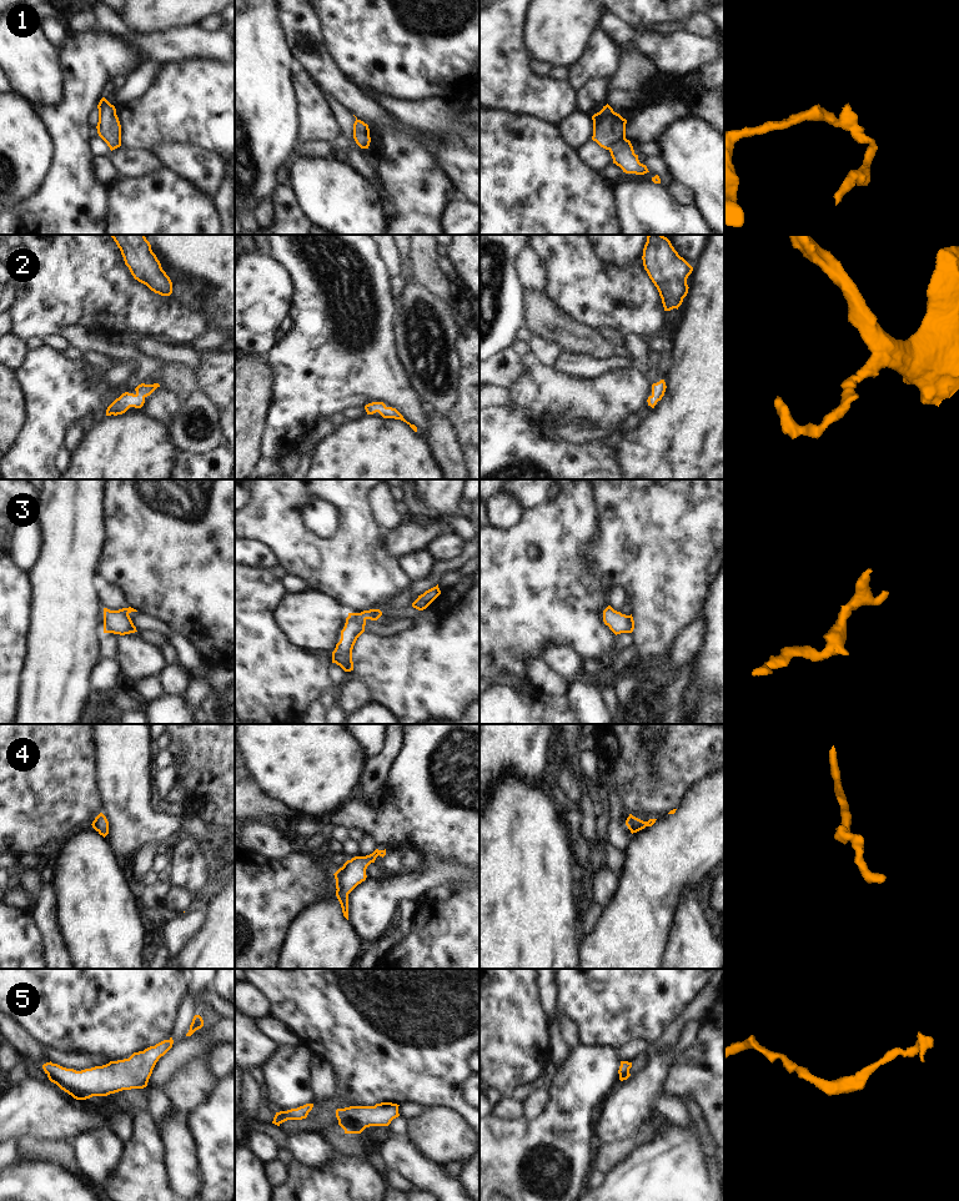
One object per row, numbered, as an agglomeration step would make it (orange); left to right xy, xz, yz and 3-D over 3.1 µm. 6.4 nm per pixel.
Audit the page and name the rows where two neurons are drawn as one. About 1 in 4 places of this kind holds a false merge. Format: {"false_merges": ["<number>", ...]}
{"false_merges": ["1"]}

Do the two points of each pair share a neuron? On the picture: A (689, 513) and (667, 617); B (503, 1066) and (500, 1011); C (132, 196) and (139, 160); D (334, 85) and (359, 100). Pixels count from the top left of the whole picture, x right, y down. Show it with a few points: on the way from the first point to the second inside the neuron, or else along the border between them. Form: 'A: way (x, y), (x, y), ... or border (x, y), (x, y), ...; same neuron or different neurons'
A: way (667, 539), (667, 591); same neuron
B: way (503, 1053), (500, 1025); same neuron
C: border (161, 166), (136, 177), (118, 176); different neurons
D: way (340, 88), (352, 99); same neuron

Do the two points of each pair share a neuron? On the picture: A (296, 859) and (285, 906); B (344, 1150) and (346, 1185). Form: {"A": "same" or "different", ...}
{"A": "same", "B": "same"}

